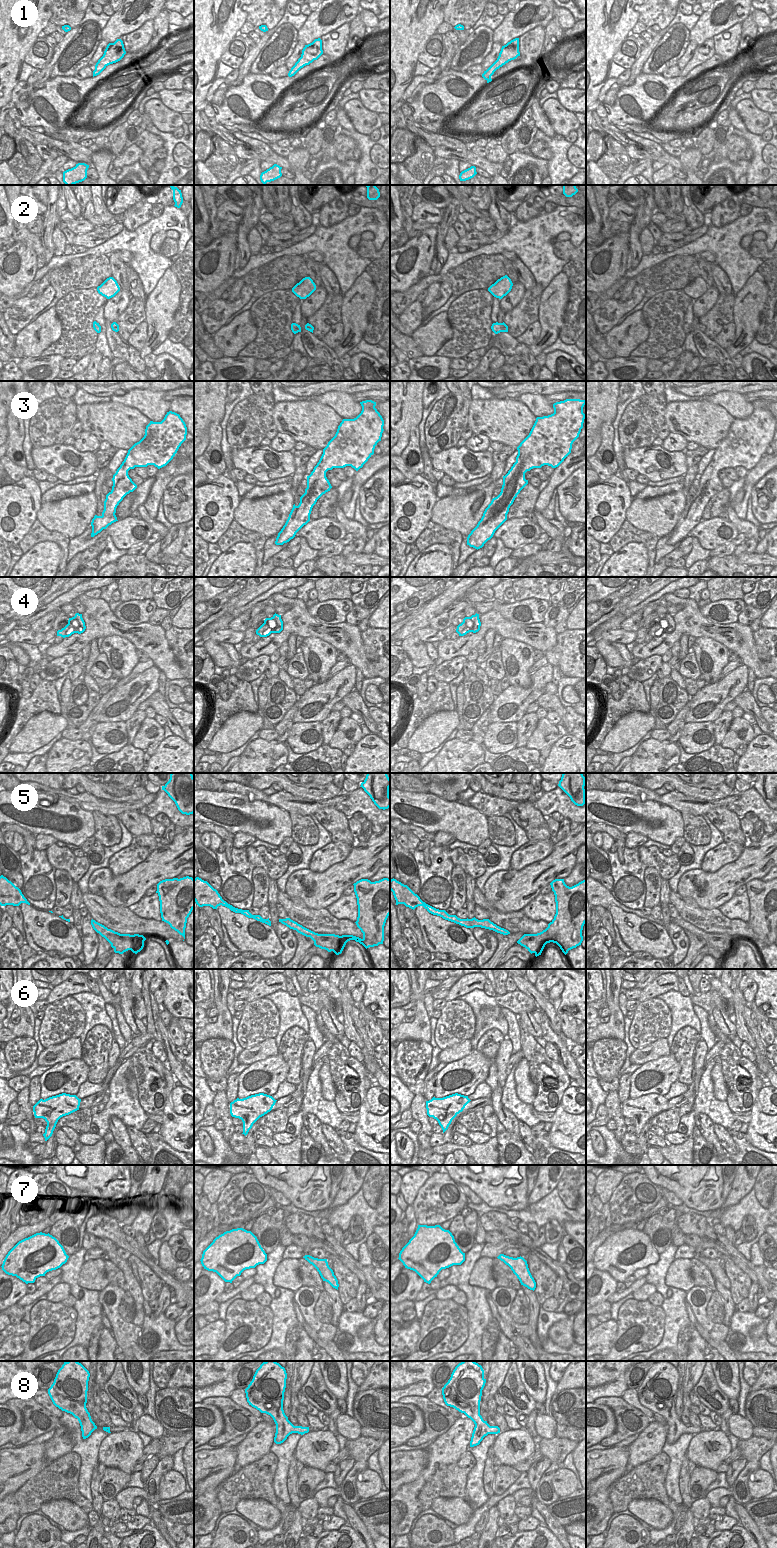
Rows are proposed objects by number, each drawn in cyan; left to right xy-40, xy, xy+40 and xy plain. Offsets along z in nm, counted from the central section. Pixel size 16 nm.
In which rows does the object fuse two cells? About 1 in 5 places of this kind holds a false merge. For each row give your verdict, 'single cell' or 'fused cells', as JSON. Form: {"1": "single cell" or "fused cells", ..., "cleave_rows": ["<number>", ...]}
{"1": "single cell", "2": "single cell", "3": "single cell", "4": "fused cells", "5": "single cell", "6": "single cell", "7": "single cell", "8": "single cell", "cleave_rows": ["4"]}

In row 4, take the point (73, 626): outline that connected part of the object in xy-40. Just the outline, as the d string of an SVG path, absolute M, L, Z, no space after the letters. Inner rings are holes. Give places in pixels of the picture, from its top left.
M69 618L68 624L62 628L61 630L57 631L57 636L61 636L63 638L69 637L74 633L80 633L80 624L76 621L76 619Z

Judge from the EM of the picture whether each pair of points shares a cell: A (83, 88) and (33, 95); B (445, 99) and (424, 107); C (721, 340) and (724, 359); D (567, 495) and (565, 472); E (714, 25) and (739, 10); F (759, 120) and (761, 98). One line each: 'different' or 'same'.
A: same
B: same
C: different
D: different
E: same
F: different

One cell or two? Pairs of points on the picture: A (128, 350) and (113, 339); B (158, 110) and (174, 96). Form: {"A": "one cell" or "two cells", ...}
{"A": "one cell", "B": "two cells"}

